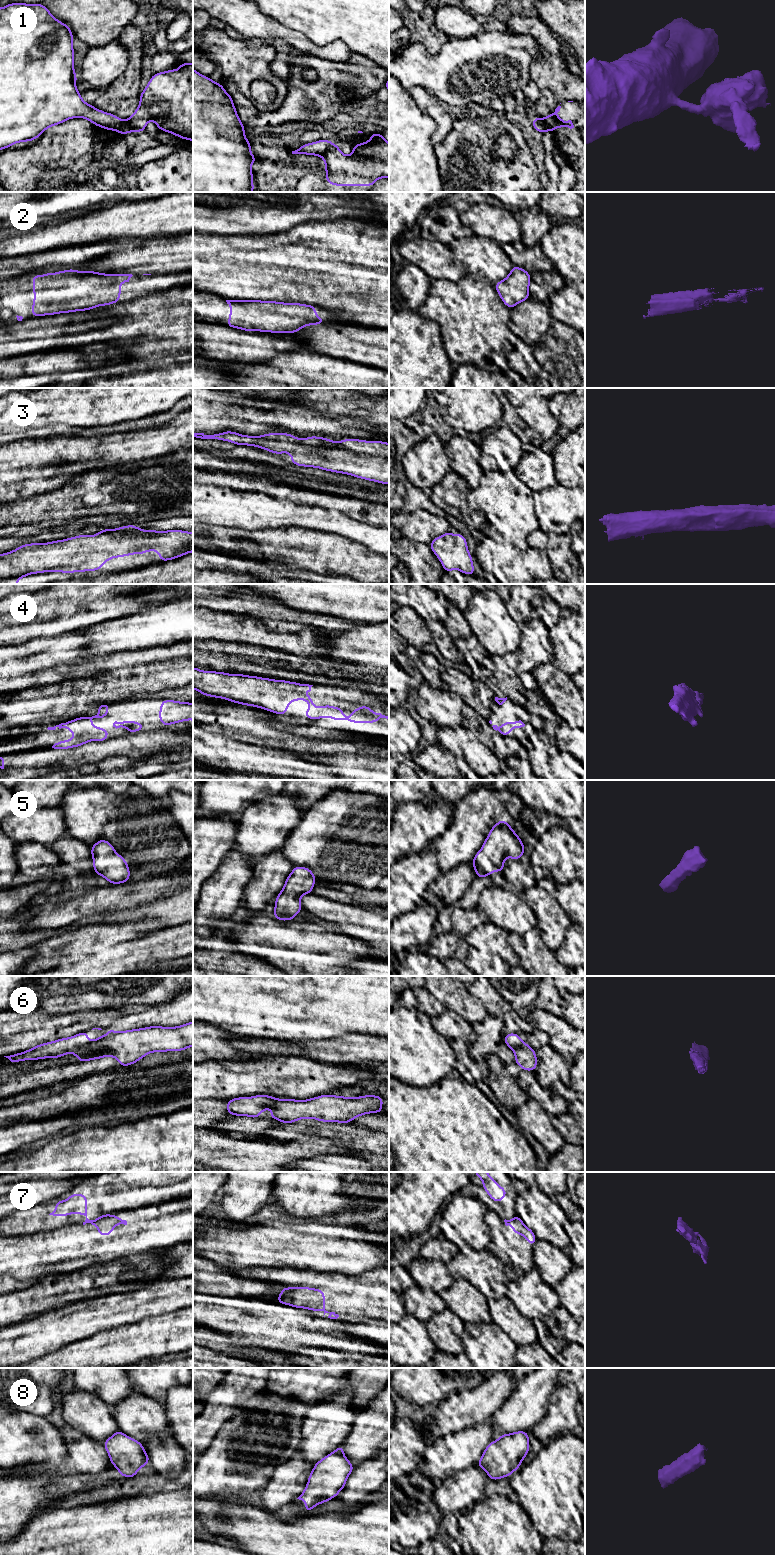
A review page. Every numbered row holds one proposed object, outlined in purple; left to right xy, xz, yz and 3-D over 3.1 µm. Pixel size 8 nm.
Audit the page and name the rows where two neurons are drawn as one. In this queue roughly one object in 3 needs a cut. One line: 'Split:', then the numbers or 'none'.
Split: 1, 7

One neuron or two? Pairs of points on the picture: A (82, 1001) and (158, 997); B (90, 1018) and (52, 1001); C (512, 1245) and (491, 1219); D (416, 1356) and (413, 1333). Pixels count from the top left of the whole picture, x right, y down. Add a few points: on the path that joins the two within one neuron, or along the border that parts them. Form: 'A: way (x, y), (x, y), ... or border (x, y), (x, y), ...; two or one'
A: way (101, 999), (129, 1000), (133, 997), (139, 997); one
B: border (80, 1010), (53, 1015); two
C: way (510, 1239), (497, 1225); one
D: way (416, 1350), (415, 1339); one

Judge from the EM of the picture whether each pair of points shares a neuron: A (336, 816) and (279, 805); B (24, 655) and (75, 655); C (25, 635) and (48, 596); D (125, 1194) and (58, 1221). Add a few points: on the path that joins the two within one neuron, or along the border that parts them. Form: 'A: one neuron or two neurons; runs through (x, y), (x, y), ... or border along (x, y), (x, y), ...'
A: two neurons; border along (305, 812), (301, 821), (291, 832)
B: one neuron; runs through (37, 655), (62, 655)
C: one neuron; runs through (37, 625), (46, 622), (48, 608)
D: one neuron; runs through (108, 1197), (88, 1207), (75, 1209)

